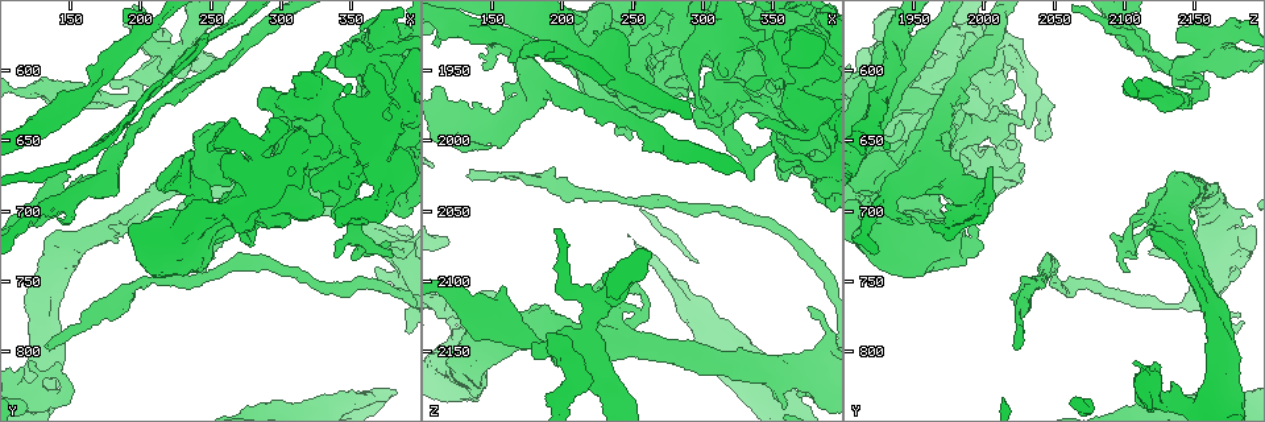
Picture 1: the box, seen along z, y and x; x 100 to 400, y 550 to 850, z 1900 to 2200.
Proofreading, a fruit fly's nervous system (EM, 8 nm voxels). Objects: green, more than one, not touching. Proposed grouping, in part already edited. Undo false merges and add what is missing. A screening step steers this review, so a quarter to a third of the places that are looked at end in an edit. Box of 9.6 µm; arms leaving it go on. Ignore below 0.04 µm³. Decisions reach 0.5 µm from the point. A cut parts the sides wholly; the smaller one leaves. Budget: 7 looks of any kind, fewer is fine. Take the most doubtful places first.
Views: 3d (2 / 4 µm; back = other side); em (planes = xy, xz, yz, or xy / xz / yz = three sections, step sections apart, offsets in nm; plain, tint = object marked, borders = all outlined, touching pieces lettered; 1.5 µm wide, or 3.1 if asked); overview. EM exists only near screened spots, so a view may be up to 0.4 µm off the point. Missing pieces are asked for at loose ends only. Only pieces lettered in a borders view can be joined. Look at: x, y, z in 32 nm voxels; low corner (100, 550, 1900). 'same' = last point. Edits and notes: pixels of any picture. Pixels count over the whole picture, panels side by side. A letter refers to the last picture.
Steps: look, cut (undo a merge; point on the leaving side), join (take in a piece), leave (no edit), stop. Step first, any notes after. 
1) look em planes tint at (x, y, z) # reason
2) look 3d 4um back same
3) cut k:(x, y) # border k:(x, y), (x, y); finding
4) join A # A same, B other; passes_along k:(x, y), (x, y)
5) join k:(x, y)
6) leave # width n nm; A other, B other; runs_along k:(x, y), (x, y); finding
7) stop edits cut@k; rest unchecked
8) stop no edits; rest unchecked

look em planes tint at (162, 598, 1944) # branch stops here

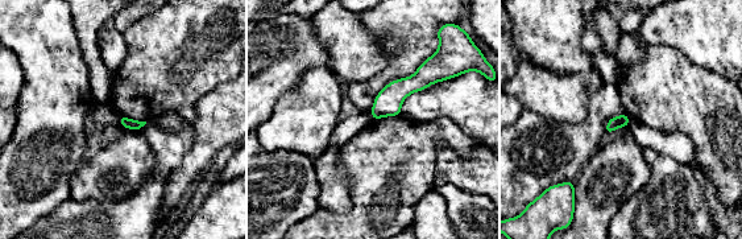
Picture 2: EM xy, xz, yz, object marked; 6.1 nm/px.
look em planes borders same # see the neighbours

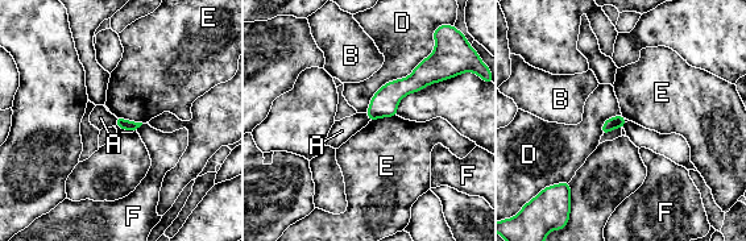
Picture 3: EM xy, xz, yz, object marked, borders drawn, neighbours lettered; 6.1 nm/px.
leave # A other, B other, D other, E other, F other; runs_along 3:(436, 77), (396, 90), (371, 115); no lettered piece goes on from it

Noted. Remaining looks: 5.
look em 3.1um yz step 16 tint at (264, 596, 2008) # free end

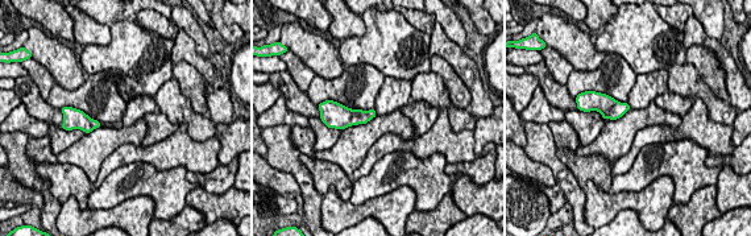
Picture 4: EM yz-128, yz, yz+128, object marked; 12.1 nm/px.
look em 3.1um planes borders same

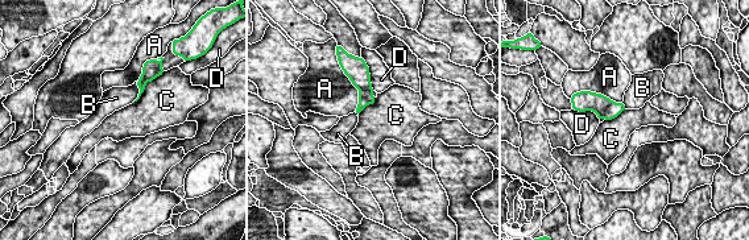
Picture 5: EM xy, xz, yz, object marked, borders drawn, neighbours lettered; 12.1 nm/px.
leave # A other, B other, C other, D other; border 5:(149, 81), (133, 103); none of them fits

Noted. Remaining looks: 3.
look 3d 2um back at (152, 698, 1934) # touches itself

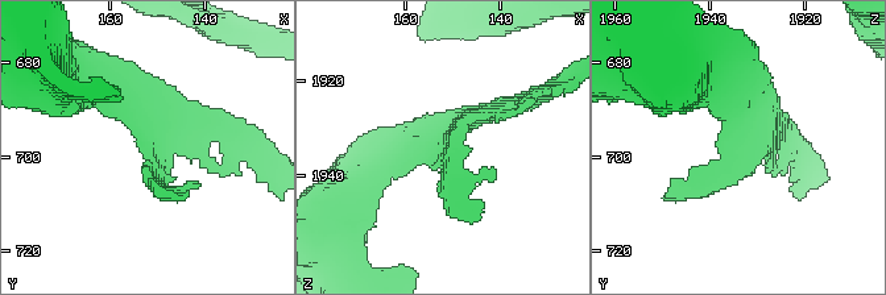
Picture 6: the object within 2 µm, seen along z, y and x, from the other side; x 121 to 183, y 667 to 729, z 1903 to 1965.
look em xz step 4 tint at (152, 698, 1935) # shape alone is not enough

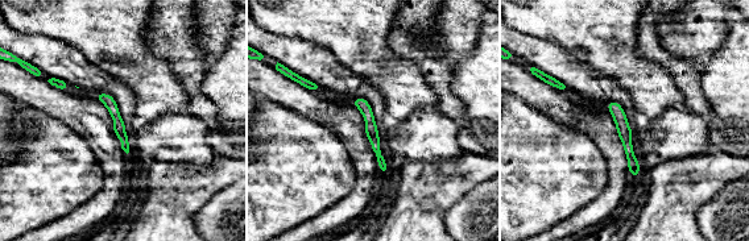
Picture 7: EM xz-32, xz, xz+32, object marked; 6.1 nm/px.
look em yz step 8 borders same # another direction

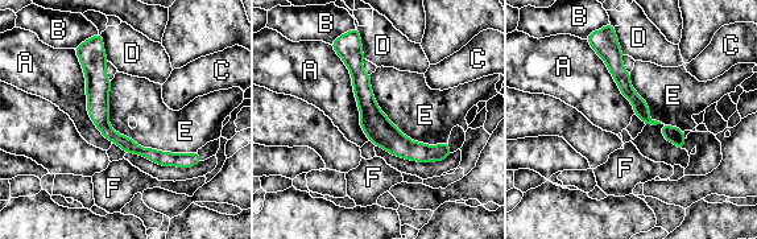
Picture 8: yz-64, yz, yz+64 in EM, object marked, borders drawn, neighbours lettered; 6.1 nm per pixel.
leave # width 30 nm; A other, B other, C other, D other, E other, F other; border 8:(330, 45), (369, 140); all the same cell

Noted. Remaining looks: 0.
stop no edits; rest unchecked

